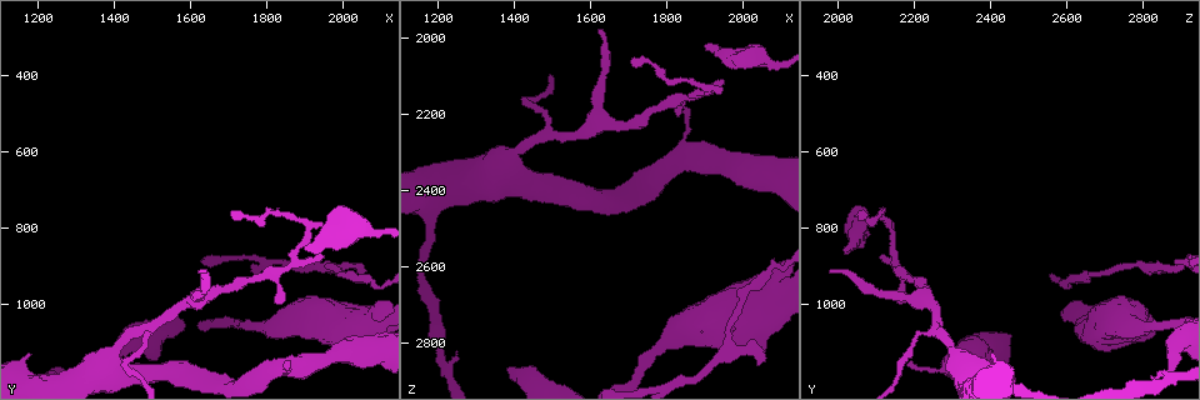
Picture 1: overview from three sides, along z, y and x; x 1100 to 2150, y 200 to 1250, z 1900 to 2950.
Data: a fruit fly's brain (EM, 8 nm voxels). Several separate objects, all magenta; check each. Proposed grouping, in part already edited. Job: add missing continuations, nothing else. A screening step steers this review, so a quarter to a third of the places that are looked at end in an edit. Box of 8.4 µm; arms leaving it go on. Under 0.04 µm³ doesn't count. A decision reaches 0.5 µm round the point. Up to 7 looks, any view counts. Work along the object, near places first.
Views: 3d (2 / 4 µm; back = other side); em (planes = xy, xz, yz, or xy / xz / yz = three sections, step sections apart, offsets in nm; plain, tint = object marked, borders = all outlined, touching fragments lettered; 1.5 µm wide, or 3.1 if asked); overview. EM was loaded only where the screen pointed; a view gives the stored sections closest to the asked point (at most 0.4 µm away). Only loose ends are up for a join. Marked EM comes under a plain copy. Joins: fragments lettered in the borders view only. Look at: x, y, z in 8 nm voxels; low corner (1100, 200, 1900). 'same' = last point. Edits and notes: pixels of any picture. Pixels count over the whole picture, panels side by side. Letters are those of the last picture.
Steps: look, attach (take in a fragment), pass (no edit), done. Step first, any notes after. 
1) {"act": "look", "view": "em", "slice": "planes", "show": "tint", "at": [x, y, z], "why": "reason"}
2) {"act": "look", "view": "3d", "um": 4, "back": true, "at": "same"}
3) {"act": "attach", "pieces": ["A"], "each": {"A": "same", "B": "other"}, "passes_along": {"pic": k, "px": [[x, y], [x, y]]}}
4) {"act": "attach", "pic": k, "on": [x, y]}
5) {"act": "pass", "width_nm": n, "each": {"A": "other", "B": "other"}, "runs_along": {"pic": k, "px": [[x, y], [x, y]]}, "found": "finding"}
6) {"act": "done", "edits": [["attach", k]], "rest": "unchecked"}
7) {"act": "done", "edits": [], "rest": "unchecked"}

{"act": "look", "view": "3d", "um": 2, "at": [1420, 1170, 2865], "why": "free end"}

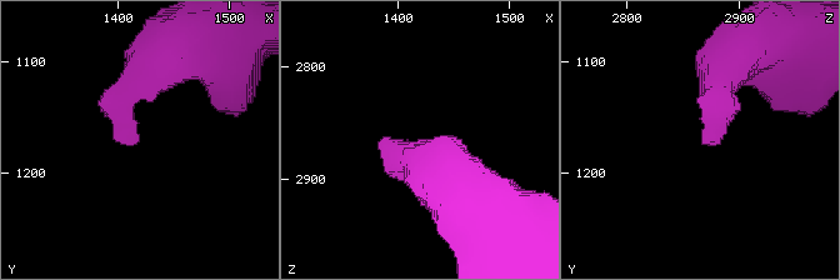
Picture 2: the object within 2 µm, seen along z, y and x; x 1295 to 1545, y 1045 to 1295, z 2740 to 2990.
{"act": "look", "view": "em", "slice": "xz", "step": 8, "show": "tint", "at": [1414, 1170, 2868], "why": "now the EM"}

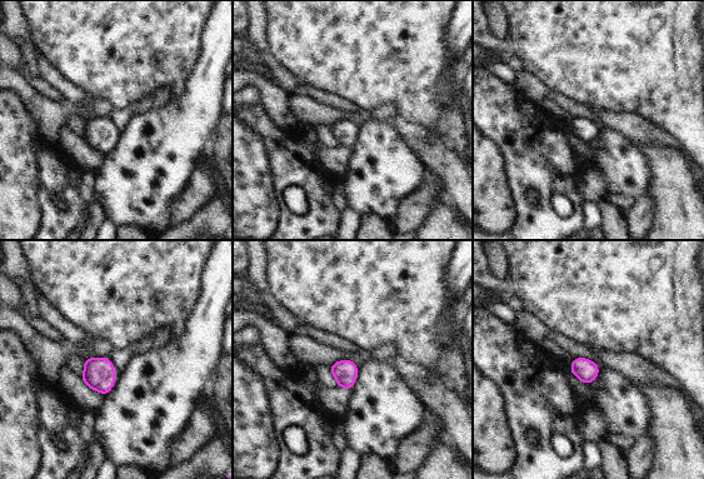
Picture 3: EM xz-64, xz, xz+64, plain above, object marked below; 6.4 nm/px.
{"act": "look", "view": "em", "slice": "planes", "show": "borders", "at": "same"}

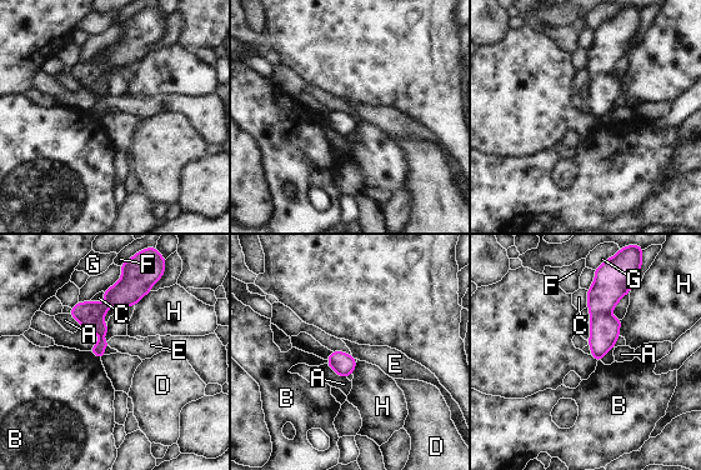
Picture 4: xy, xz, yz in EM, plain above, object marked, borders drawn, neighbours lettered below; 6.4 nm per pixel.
{"act": "pass", "each": {"A": "other", "B": "other", "C": "other", "D": "other", "E": "other", "F": "other", "G": "other", "H": "other"}, "runs_along": {"pic": 4, "px": [[146, 289], [99, 311], [96, 351]]}, "found": "no lettered fragment goes on from it"}

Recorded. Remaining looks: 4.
{"act": "look", "view": "em", "slice": "planes", "show": "borders", "at": [2045, 915, 2860], "why": "free end"}

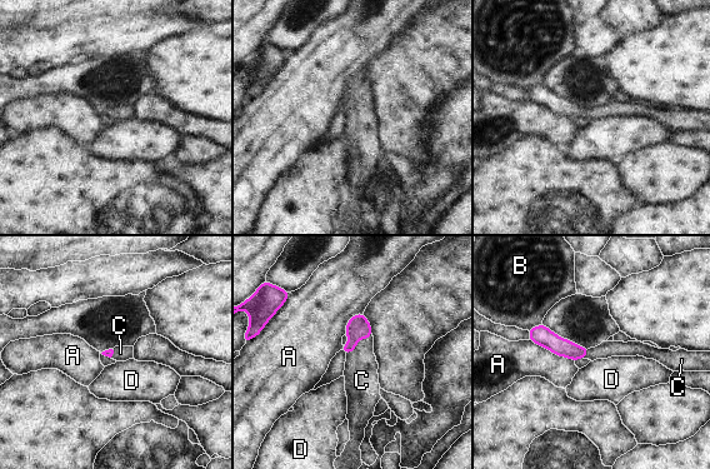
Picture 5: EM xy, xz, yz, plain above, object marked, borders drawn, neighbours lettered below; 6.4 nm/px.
{"act": "attach", "pieces": ["C"], "each": {"A": "other", "B": "other", "C": "same", "D": "other"}, "passes_along": {"pic": 5, "px": [[358, 327], [358, 342], [361, 380]]}, "found": "it goes on there"}

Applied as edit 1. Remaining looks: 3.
{"act": "look", "view": "overview"}

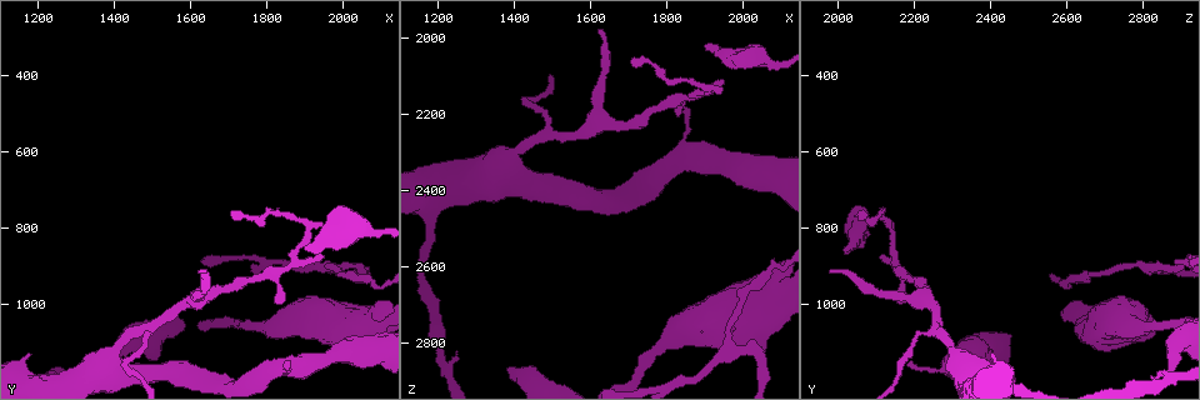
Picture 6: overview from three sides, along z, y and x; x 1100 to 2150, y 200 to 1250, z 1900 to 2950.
{"act": "look", "view": "em", "slice": "xy", "step": 4, "show": "tint", "at": [1625, 920, 1970], "why": "thin end"}

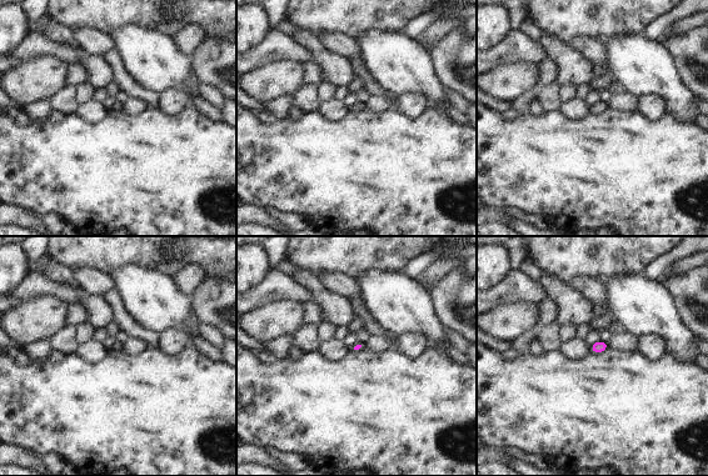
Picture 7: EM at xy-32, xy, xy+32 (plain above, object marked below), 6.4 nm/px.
{"act": "look", "view": "em", "slice": "planes", "show": "borders", "at": "same"}

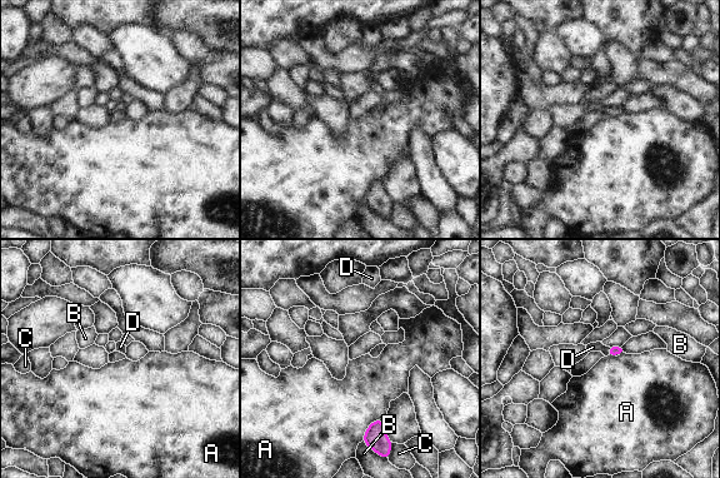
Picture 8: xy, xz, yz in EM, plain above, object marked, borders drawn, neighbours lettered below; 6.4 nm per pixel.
{"act": "attach", "pieces": ["D"], "each": {"A": "other", "B": "other", "C": "other", "D": "same"}, "passes_along": {"pic": 8, "px": [[613, 350], [608, 350], [593, 347]]}, "found": "it goes on there"}

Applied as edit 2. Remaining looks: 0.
{"act": "done", "edits": [["attach", 5], ["attach", 8]], "rest": "unchecked"}

